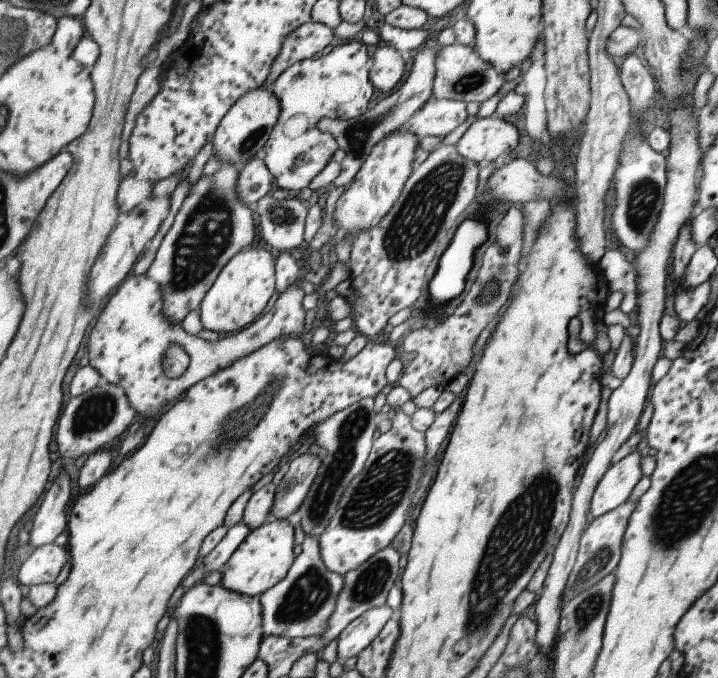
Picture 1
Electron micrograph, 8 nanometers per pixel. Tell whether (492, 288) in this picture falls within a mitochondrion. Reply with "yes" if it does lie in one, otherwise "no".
yes

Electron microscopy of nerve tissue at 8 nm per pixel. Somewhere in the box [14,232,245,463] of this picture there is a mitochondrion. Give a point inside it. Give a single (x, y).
(97, 411)

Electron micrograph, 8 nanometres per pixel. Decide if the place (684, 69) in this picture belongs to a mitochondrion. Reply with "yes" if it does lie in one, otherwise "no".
no

